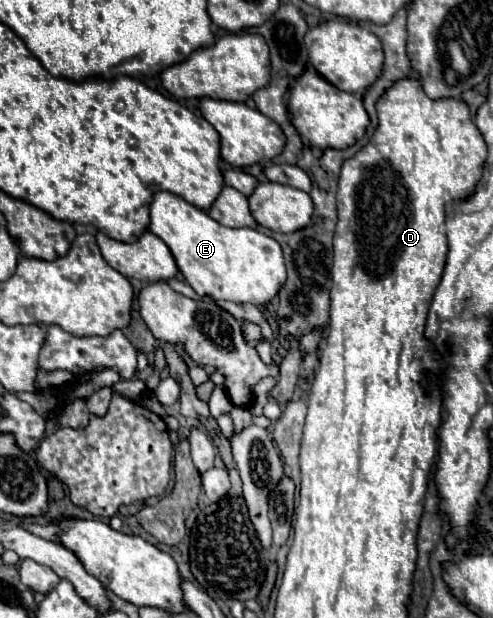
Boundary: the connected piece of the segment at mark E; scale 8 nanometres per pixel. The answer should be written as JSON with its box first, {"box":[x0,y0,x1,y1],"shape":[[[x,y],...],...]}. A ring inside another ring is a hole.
{"box":[149,192,287,306],"shape":[[[171,192],[155,194],[151,202],[149,230],[169,246],[187,284],[199,296],[265,306],[279,294],[287,280],[281,246],[271,236],[253,228],[221,226],[207,212]]]}

